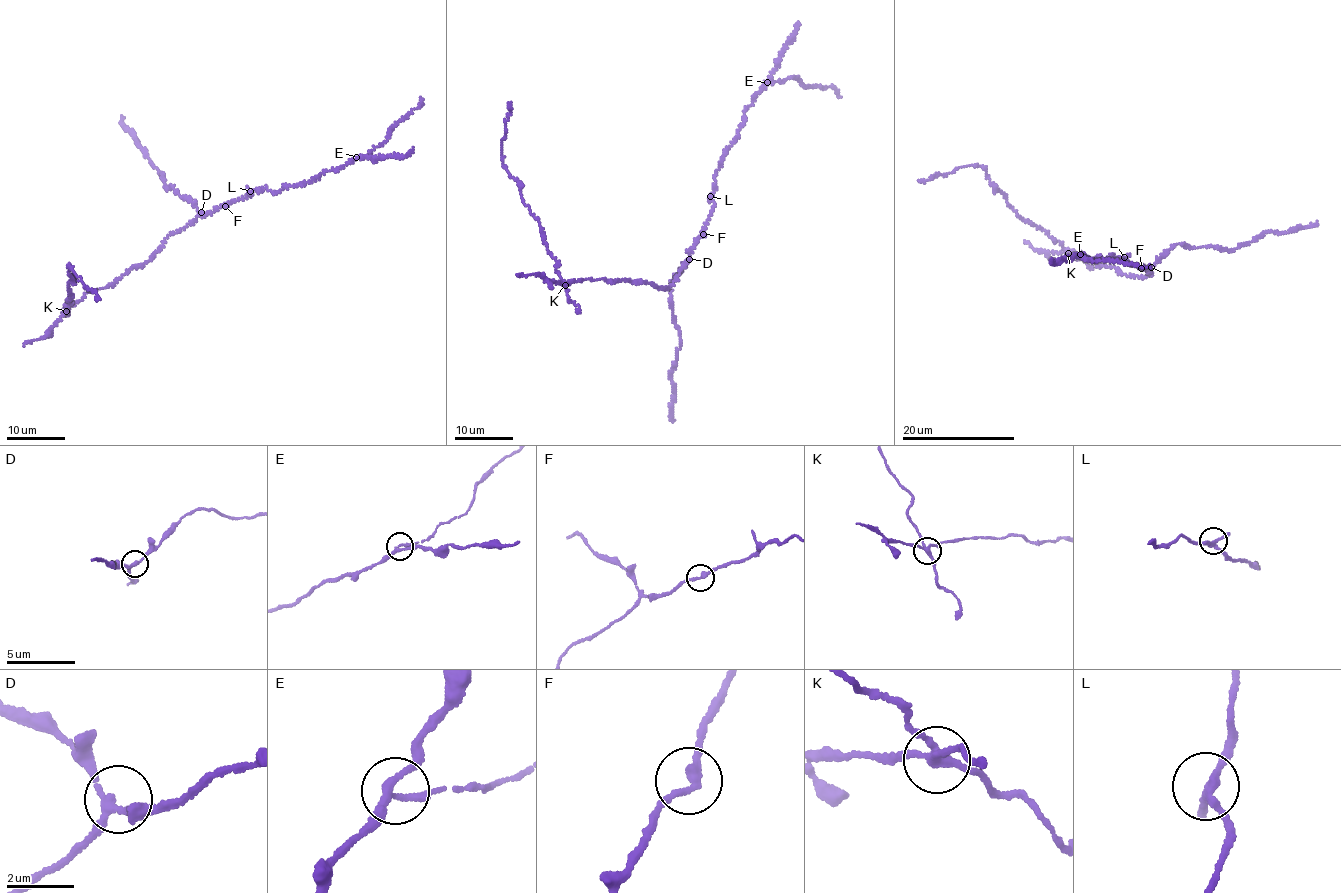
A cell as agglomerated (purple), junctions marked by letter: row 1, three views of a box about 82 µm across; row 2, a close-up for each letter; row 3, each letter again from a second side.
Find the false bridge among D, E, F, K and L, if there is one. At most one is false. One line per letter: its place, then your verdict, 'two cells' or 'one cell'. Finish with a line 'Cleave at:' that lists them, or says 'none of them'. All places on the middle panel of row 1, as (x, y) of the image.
D: place (689, 259); one cell
E: place (767, 82); one cell
F: place (703, 234); one cell
K: place (565, 285); two cells
L: place (710, 196); one cell
Cleave at: K

